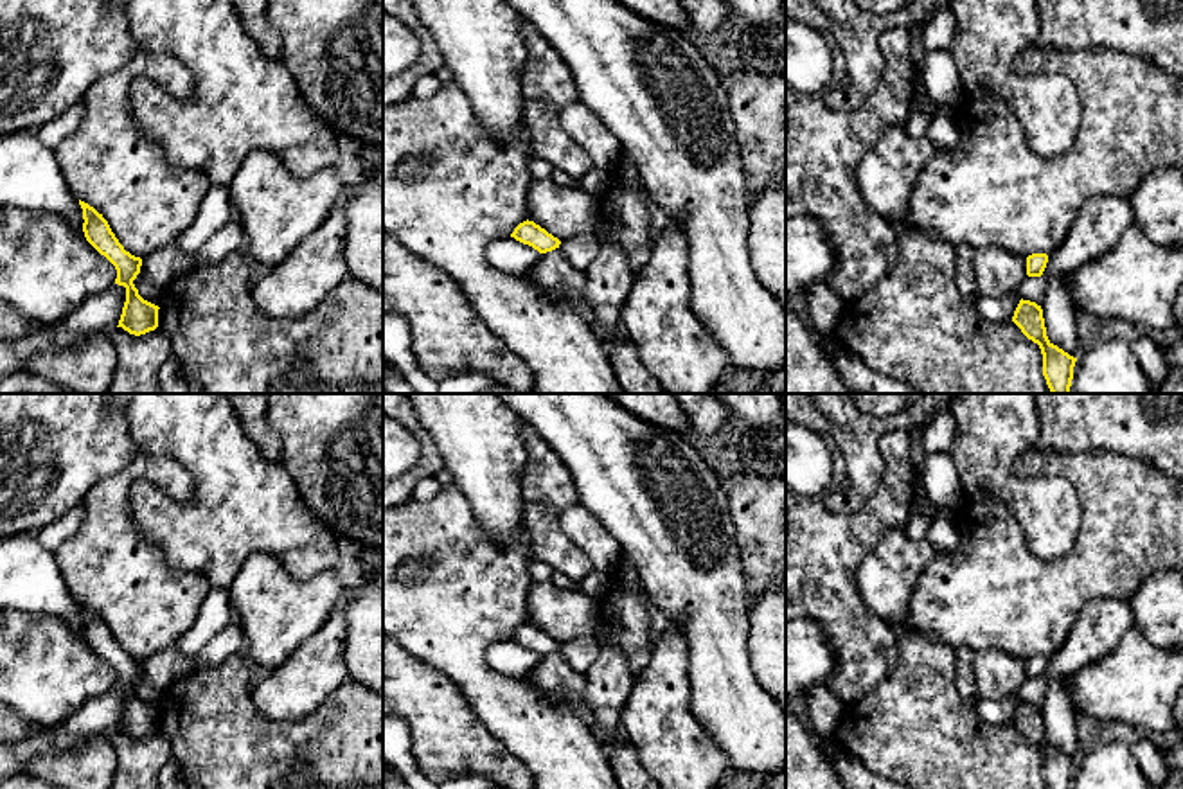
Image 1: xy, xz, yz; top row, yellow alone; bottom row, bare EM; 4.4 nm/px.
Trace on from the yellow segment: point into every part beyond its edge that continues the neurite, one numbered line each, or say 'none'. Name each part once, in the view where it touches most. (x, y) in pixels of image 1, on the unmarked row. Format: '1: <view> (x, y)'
none

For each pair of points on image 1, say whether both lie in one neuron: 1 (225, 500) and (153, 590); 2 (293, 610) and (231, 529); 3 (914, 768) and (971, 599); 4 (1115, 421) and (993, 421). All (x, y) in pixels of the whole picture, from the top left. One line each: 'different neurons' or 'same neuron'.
1: different neurons
2: different neurons
3: different neurons
4: different neurons

